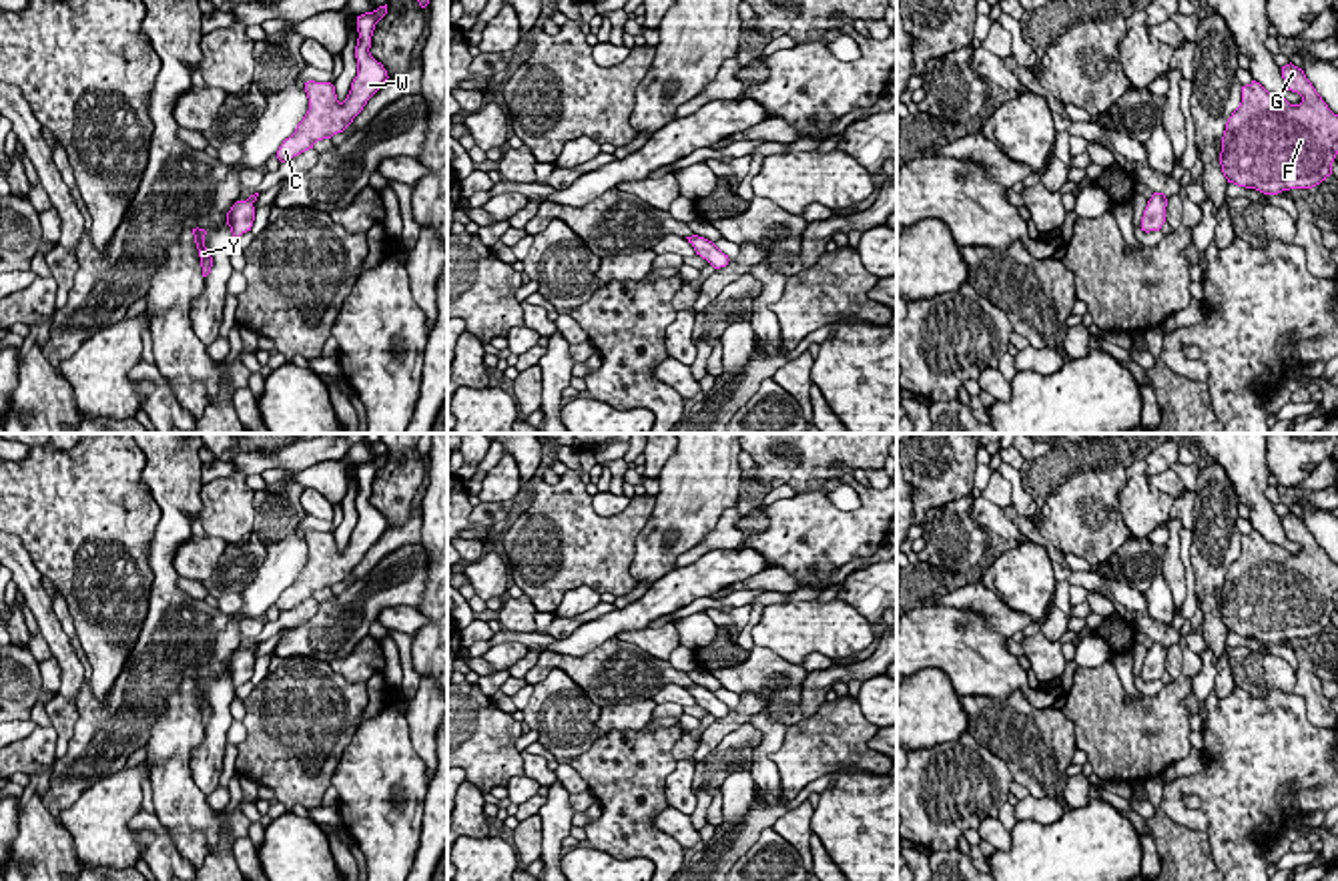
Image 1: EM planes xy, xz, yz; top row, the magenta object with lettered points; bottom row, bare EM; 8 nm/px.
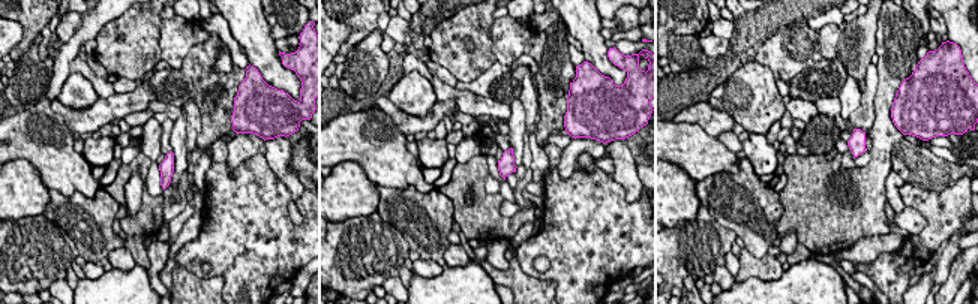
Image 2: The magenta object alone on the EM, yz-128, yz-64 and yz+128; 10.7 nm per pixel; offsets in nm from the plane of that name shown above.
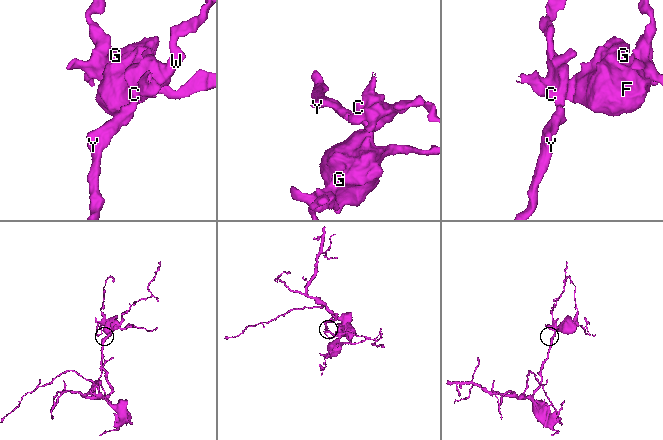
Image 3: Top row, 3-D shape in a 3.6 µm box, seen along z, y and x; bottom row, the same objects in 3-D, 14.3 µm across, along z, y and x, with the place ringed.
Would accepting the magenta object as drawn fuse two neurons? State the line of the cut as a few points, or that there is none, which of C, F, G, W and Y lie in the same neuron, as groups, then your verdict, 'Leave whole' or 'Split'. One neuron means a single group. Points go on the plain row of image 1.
No split. Groups: C F G W Y. Leave whole

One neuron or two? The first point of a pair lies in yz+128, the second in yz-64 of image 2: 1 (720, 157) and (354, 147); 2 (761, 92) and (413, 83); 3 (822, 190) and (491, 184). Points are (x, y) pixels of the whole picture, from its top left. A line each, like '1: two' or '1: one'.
1: one
2: one
3: two

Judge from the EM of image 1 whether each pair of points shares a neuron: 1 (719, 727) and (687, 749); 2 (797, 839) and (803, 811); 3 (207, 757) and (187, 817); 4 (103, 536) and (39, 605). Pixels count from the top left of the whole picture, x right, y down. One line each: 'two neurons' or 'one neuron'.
1: two neurons
2: one neuron
3: two neurons
4: two neurons

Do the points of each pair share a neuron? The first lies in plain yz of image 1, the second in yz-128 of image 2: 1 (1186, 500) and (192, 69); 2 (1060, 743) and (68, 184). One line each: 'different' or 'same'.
1: same
2: different

